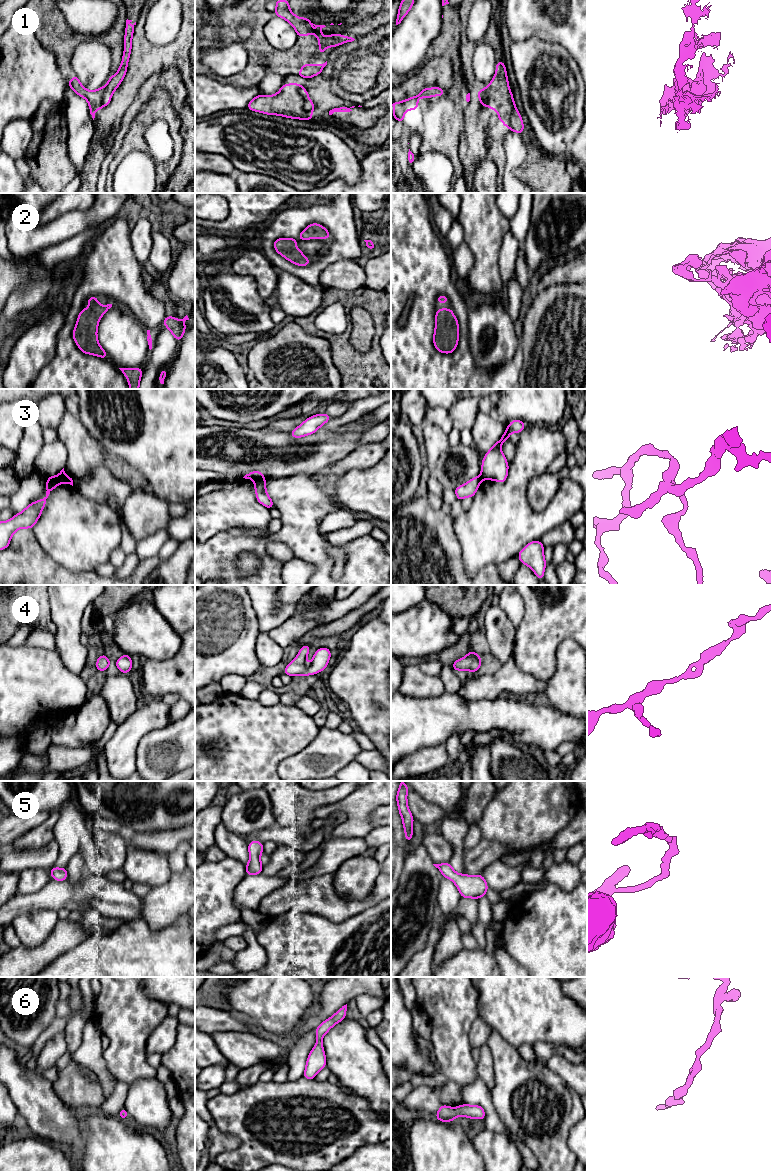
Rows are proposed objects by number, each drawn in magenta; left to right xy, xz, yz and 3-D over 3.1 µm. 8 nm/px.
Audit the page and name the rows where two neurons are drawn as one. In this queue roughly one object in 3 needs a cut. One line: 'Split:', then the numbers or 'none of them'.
Split: 1, 3

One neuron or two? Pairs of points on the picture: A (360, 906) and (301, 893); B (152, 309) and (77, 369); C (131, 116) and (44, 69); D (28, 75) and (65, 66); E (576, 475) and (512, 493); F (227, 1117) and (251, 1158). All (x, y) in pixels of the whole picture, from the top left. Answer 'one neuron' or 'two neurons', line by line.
A: one neuron
B: one neuron
C: two neurons
D: two neurons
E: two neurons
F: one neuron

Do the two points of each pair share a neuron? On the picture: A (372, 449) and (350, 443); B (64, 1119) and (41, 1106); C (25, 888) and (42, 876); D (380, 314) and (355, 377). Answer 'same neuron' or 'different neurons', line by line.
A: different neurons
B: same neuron
C: same neuron
D: same neuron

